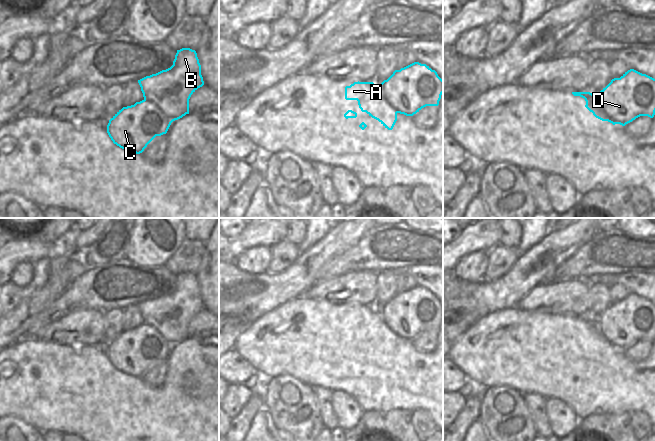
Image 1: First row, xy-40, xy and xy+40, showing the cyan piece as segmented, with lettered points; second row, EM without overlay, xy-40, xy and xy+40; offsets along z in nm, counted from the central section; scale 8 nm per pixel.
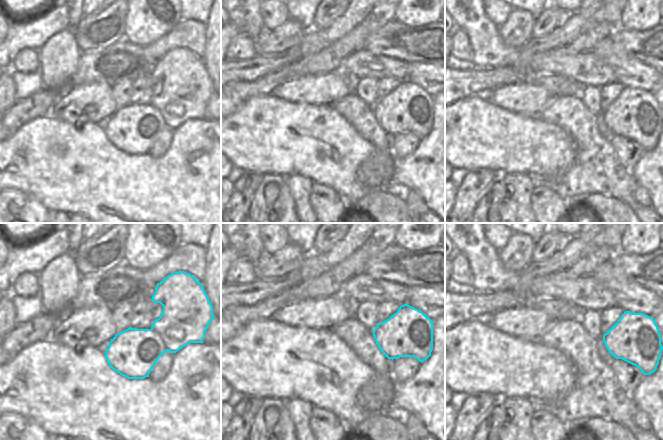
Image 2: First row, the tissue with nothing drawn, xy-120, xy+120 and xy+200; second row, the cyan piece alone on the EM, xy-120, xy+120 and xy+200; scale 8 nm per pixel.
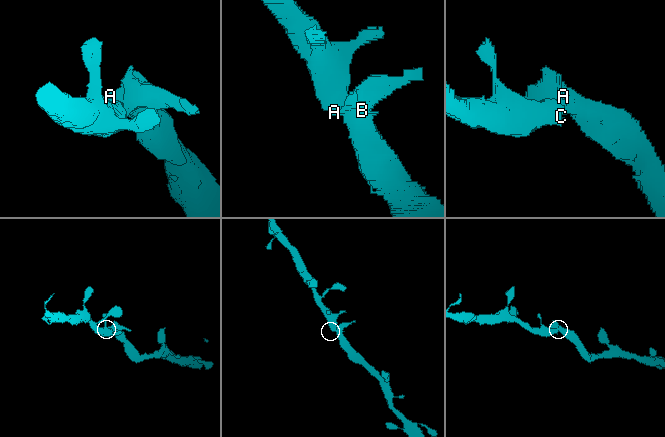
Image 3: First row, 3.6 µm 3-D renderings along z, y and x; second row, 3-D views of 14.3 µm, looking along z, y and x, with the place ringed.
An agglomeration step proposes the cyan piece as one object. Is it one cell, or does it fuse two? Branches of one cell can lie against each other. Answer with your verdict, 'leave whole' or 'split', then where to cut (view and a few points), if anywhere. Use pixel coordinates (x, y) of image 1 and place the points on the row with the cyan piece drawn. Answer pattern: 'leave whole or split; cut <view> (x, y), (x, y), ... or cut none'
split; cut xy (420, 63), (400, 71), (392, 76), (382, 88), (379, 88)

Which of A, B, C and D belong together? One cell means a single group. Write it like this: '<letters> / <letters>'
A C D / B

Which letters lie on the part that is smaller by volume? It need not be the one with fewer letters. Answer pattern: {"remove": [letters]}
{"remove": ["B"]}

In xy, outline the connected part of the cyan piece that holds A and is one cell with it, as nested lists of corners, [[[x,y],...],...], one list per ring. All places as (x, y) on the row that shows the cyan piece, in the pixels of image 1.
[[[416,64],[387,81],[383,89],[373,82],[354,82],[345,87],[345,99],[357,100],[362,112],[378,120],[385,128],[392,130],[397,114],[413,116],[426,106],[438,106],[443,94],[443,80],[435,70],[426,64]]]

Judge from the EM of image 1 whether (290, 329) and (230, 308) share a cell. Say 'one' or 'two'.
two

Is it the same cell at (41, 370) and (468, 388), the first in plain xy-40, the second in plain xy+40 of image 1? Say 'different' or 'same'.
different

